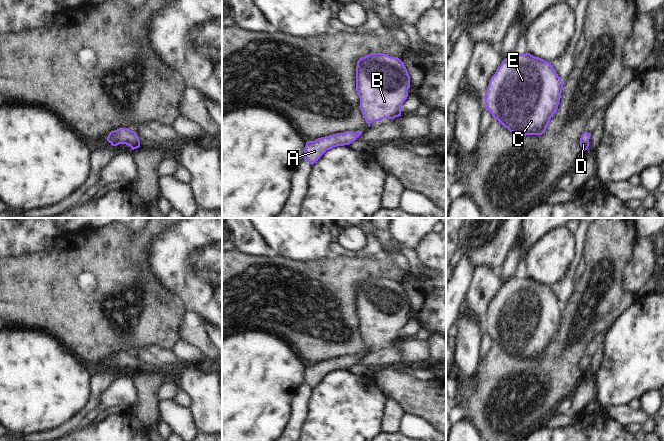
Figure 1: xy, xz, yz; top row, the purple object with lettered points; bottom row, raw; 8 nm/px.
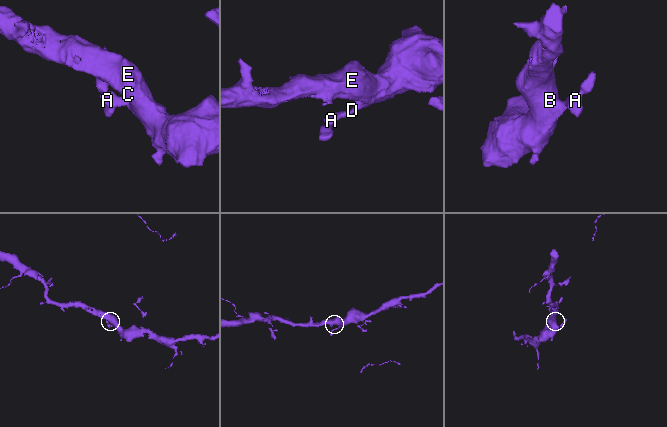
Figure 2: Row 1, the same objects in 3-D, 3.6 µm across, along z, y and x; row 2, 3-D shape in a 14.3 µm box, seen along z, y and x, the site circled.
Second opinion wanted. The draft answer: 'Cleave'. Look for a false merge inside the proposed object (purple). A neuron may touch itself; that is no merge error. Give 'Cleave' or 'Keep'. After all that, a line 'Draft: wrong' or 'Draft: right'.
Keep.
Draft: wrong

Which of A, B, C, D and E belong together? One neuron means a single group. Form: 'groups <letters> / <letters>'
groups A B C D E

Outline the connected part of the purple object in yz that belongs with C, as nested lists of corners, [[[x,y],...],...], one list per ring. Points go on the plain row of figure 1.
[[[513,277],[505,282],[491,301],[484,319],[486,333],[510,356],[542,359],[557,335],[563,305],[551,287],[530,277]]]

